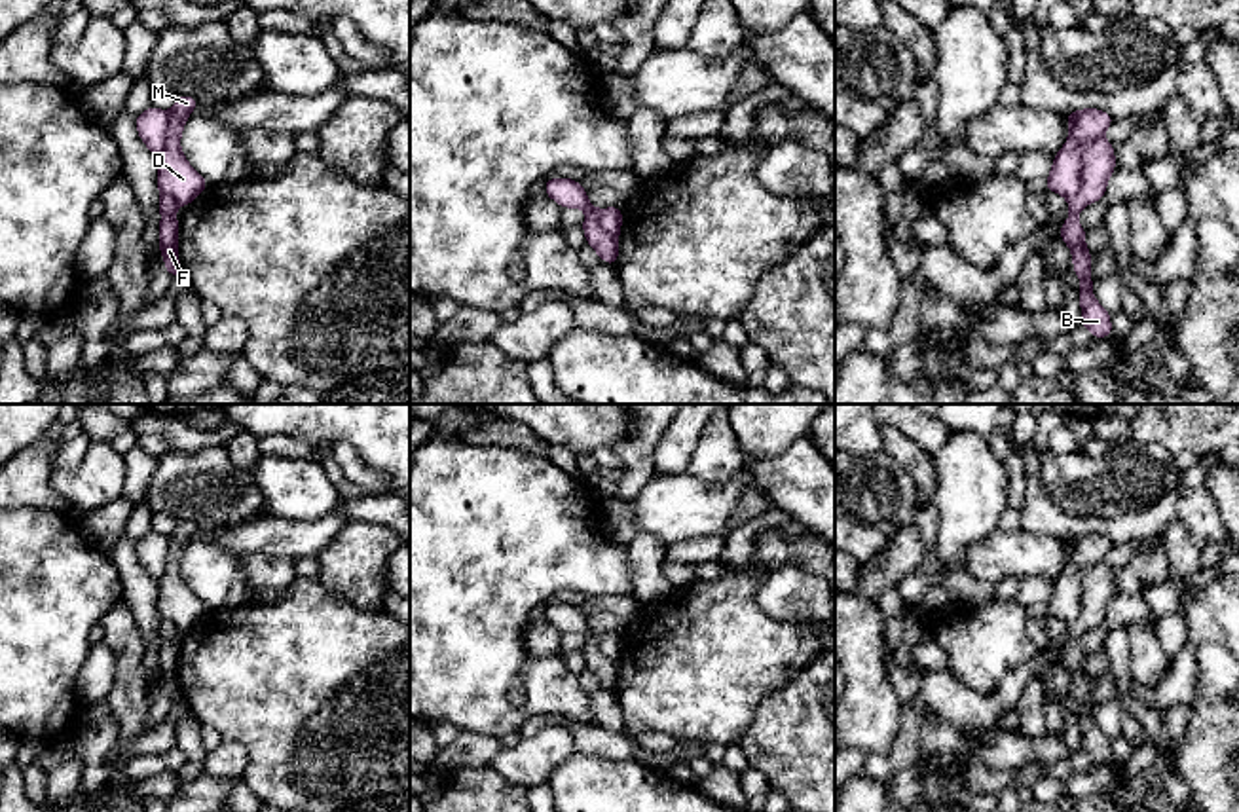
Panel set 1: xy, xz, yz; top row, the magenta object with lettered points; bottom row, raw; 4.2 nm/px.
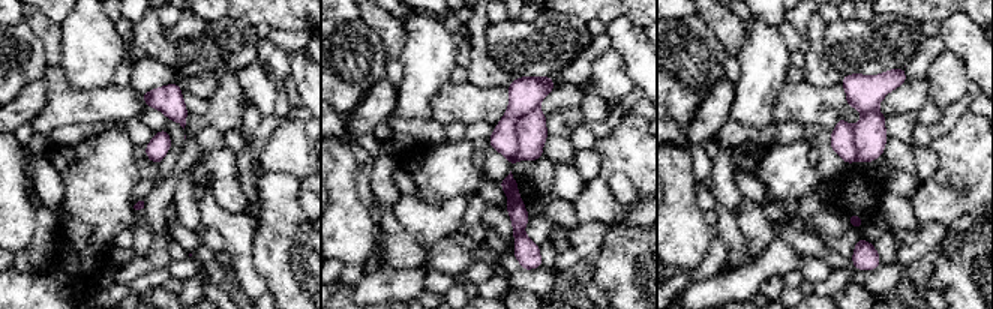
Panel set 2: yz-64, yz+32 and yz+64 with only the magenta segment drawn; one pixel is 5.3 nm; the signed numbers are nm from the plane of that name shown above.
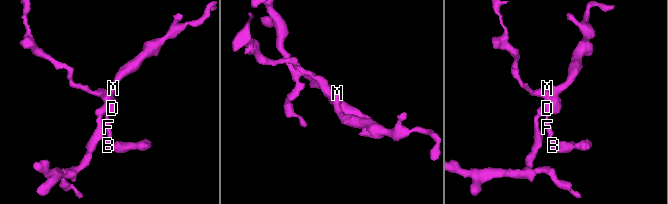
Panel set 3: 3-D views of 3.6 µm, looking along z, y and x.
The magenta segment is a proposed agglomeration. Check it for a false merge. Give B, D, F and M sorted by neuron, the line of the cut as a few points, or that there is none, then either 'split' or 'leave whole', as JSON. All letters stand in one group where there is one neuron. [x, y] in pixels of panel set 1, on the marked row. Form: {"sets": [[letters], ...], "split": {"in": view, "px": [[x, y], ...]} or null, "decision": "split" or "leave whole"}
{"sets": [["B", "F"], ["D", "M"]], "split": {"in": "yz", "px": [[1101, 137], [1080, 148], [1080, 188], [1069, 200]]}, "decision": "split"}

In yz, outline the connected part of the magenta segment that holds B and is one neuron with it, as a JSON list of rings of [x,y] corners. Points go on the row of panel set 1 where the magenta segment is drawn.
[[[1095,138],[1082,144],[1080,163],[1080,190],[1074,197],[1068,199],[1070,214],[1059,230],[1059,237],[1072,250],[1072,268],[1082,281],[1082,288],[1078,292],[1082,305],[1082,326],[1085,326],[1097,340],[1100,340],[1112,336],[1112,315],[1097,302],[1091,292],[1091,252],[1085,247],[1087,231],[1078,222],[1078,214],[1085,205],[1104,197],[1108,178],[1118,167],[1114,157],[1114,144],[1104,138]]]

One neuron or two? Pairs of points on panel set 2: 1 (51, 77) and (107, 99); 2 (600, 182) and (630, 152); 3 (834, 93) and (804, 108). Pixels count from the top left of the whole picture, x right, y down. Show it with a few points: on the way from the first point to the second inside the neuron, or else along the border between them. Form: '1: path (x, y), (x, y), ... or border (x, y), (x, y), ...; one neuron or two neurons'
1: path (65, 90), (74, 99), (93, 99); one neuron
2: path (605, 174), (623, 156); one neuron
3: path (827, 99), (812, 105); one neuron

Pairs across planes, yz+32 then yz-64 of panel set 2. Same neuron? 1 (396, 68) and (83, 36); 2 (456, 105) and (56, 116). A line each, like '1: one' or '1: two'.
1: two
2: one

